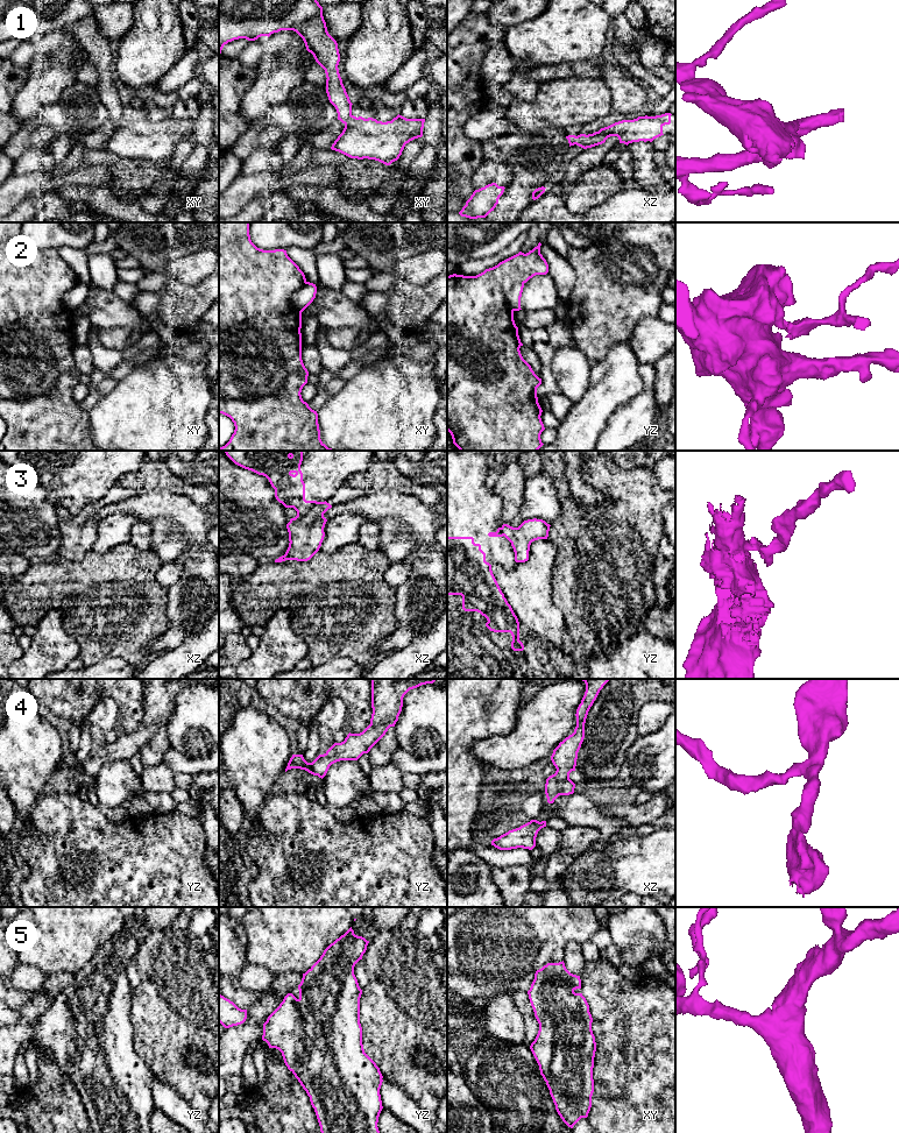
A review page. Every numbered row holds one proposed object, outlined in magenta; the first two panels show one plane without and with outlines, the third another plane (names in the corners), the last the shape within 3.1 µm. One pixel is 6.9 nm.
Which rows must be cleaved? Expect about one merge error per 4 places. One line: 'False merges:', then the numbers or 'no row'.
False merges: 3

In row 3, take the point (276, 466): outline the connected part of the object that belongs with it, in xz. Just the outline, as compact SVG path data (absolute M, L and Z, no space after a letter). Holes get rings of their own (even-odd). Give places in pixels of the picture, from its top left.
M225 451L238 466L266 476L275 489L276 500L305 516L320 502L305 500L300 465L303 451Z

